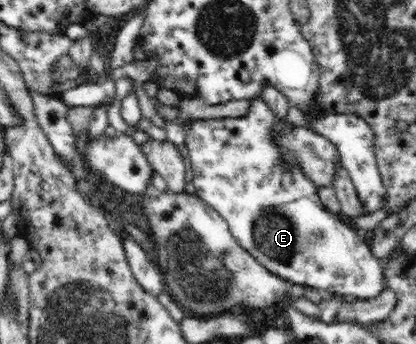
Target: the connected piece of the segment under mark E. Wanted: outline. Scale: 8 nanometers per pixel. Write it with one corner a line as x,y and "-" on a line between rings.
259,96
251,101
245,116
183,123
195,194
227,221
231,234
241,247
279,278
290,281
292,285
317,288
328,296
361,300
379,296
385,289
383,261
373,255
365,237
359,236
354,228
325,208
317,194
318,187
307,178
299,163
286,165
280,160
283,151
270,138
275,120
273,111

